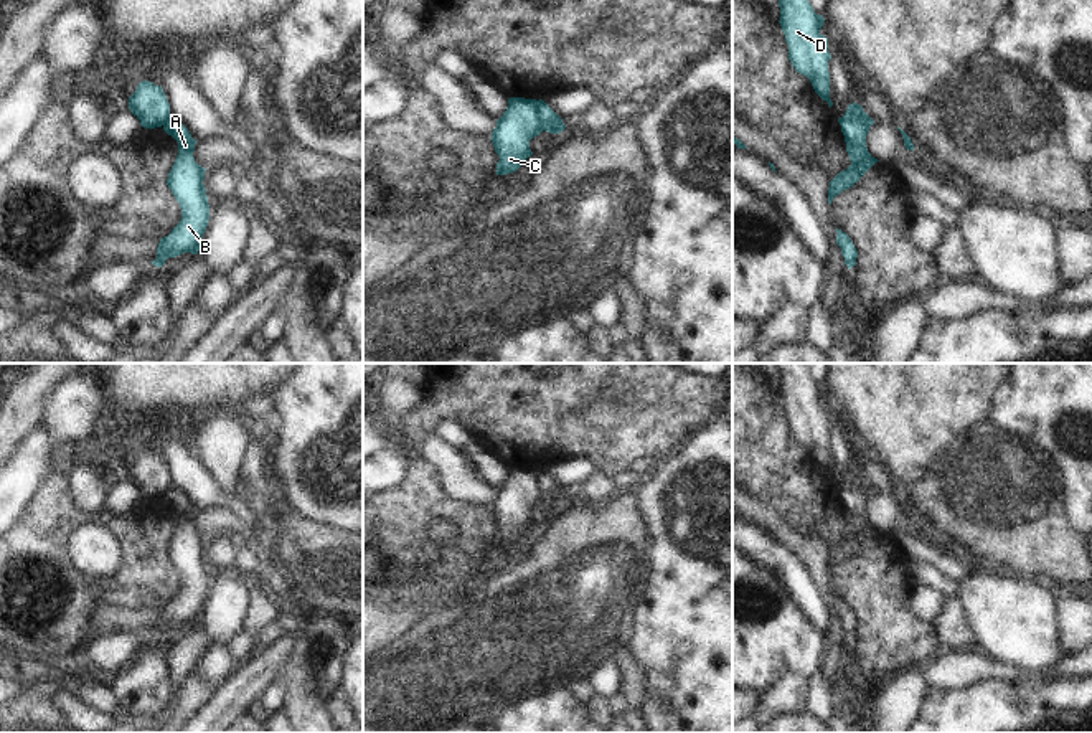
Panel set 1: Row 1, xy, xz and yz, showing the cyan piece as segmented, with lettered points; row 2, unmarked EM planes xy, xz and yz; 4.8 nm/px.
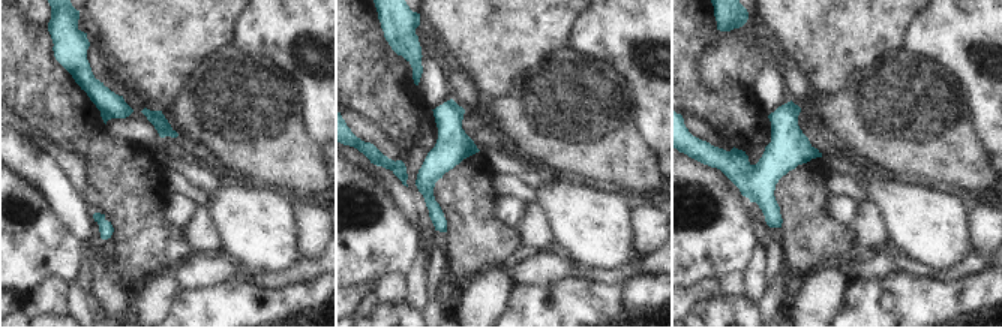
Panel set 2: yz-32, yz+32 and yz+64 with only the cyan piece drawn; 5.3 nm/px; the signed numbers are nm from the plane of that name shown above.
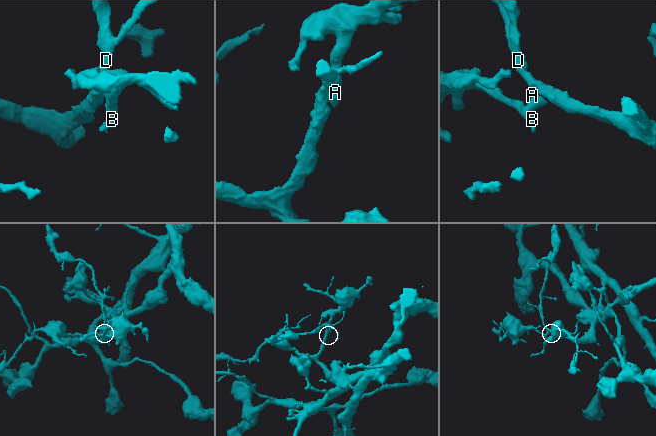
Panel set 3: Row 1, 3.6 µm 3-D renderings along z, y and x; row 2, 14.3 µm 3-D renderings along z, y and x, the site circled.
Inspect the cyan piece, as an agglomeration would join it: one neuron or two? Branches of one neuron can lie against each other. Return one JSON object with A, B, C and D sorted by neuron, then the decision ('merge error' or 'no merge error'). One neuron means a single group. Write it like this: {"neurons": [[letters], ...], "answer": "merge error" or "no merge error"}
{"neurons": [["A", "B"], ["C", "D"]], "answer": "merge error"}

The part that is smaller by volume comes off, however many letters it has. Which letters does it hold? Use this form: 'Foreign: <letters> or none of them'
Foreign: A, B

